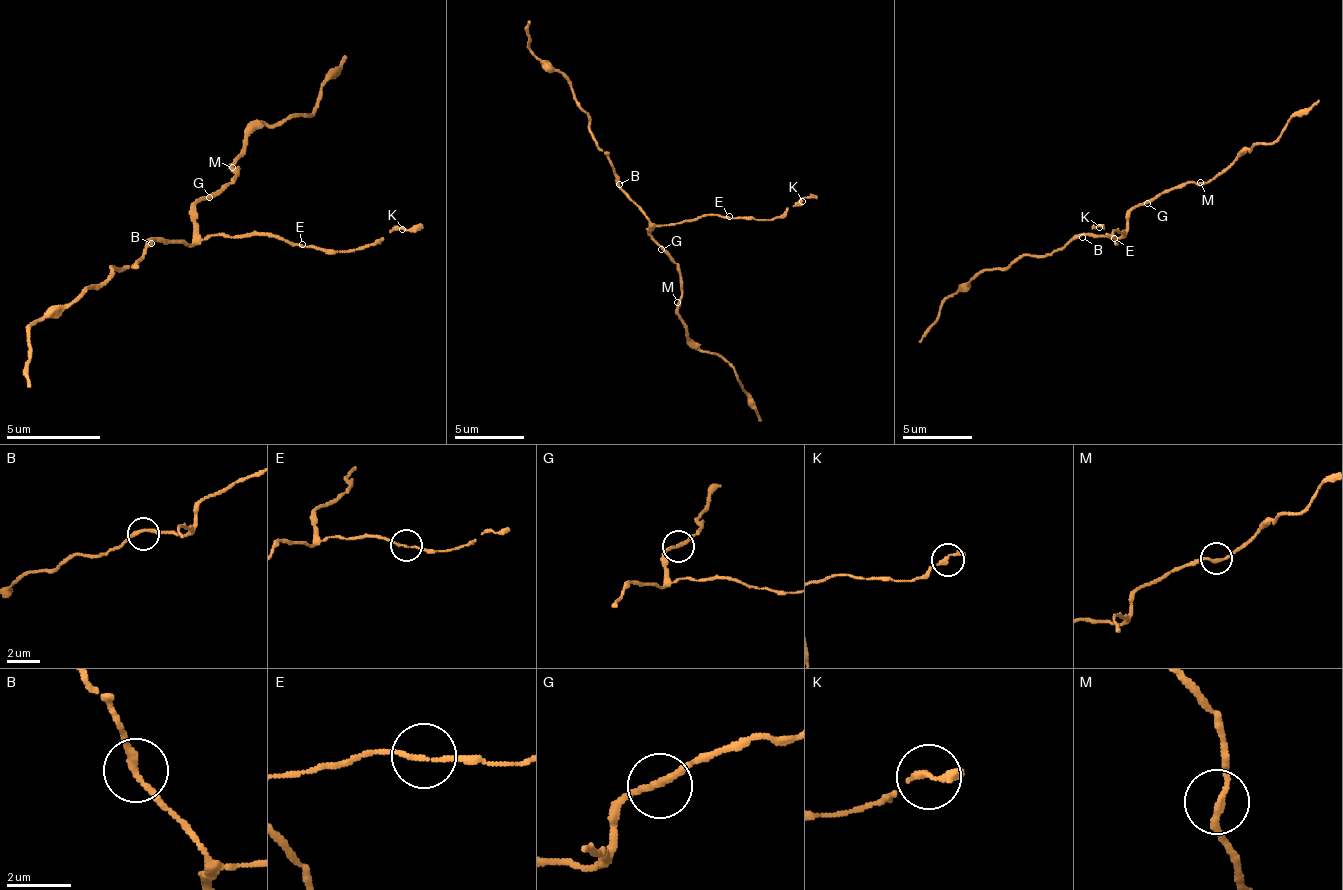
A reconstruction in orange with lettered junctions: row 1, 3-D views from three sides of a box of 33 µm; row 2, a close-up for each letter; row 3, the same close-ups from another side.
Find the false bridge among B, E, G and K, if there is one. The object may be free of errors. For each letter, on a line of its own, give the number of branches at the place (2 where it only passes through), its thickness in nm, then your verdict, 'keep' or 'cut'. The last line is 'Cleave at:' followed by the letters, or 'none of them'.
B: 2 branches meet; 200 nm thick; keep
E: 2 branches meet; 120 nm thick; keep
G: 2 branches meet; 200 nm thick; keep
K: 1 branches meet; 280 nm thick; keep
Cleave at: none of them

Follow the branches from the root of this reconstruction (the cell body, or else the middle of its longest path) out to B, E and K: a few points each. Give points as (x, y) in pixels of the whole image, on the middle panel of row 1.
B: (650, 226), (646, 212), (619, 184)
E: (650, 226), (674, 226), (705, 215), (729, 215)
K: (650, 226), (674, 226), (705, 215), (778, 219), (795, 201), (802, 201)

